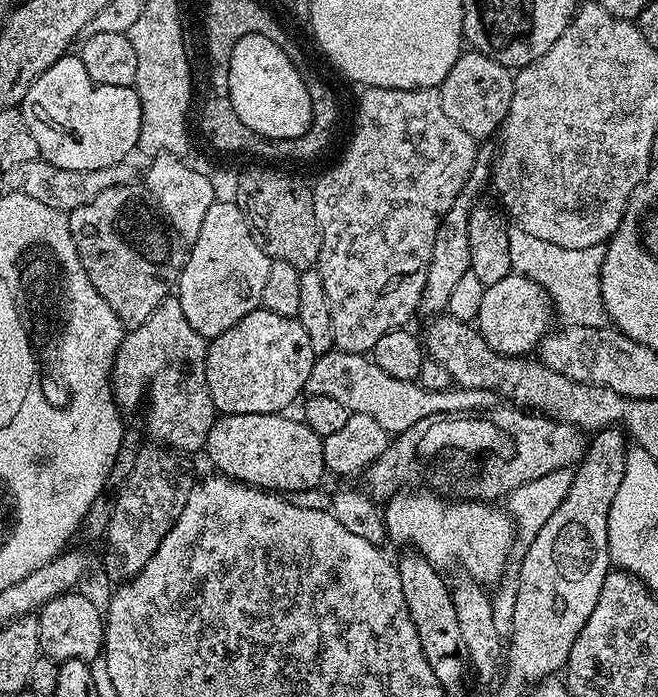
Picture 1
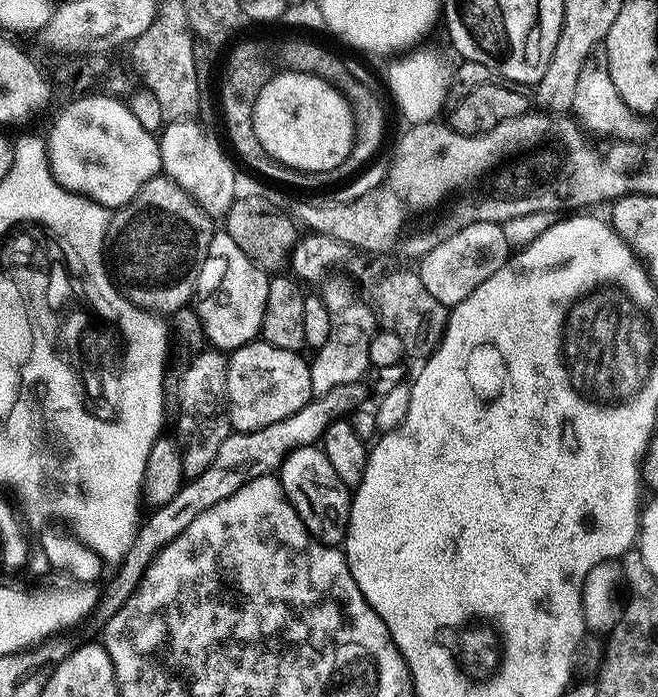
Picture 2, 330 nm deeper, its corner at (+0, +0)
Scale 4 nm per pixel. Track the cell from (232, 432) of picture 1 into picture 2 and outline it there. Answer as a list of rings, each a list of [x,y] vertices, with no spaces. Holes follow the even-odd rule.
[[[309,446],[306,448],[295,448],[288,453],[278,469],[278,479],[288,495],[288,501],[296,507],[296,512],[307,526],[313,540],[329,546],[340,546],[344,543],[344,535],[348,529],[348,506],[350,503],[349,489],[334,474],[334,468],[326,458],[326,454],[319,447]]]

